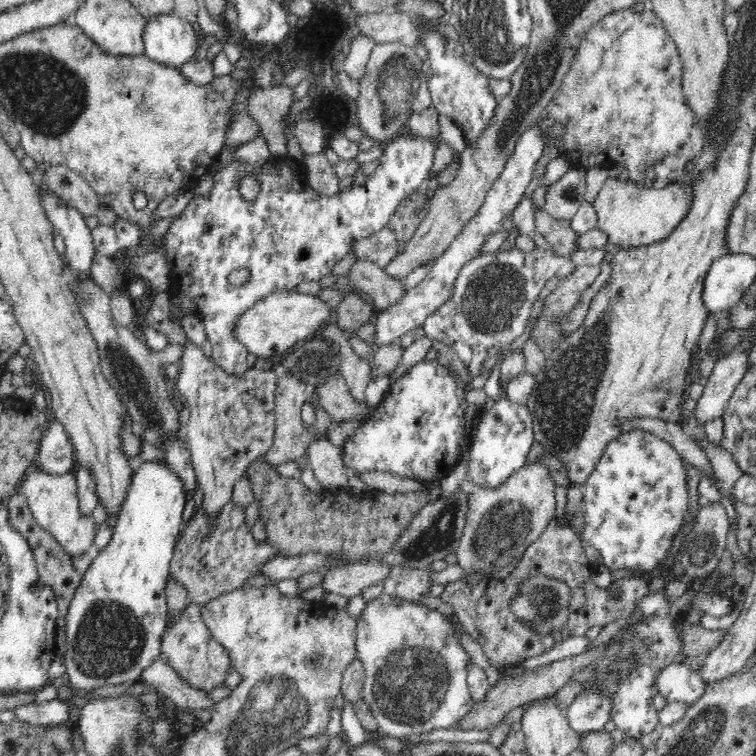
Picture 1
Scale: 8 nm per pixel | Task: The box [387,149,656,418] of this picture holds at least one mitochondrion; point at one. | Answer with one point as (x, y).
(491, 301)

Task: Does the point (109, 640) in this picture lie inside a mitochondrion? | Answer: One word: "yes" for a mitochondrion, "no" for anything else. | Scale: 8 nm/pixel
yes

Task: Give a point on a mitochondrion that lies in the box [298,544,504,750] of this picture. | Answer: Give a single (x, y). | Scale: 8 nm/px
(413, 682)

